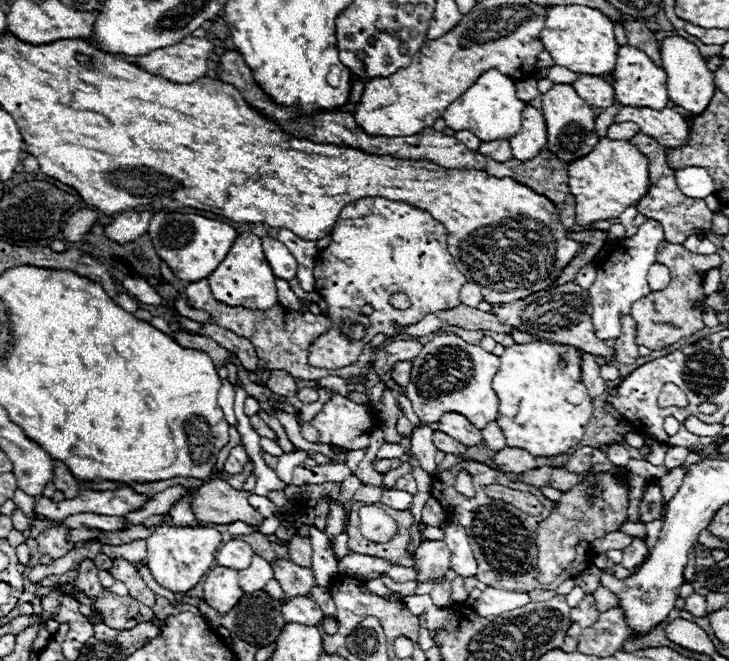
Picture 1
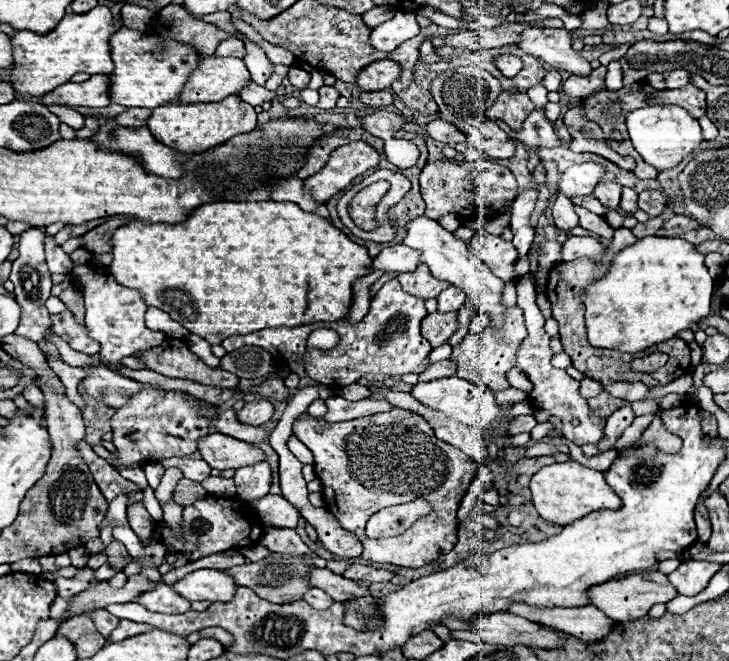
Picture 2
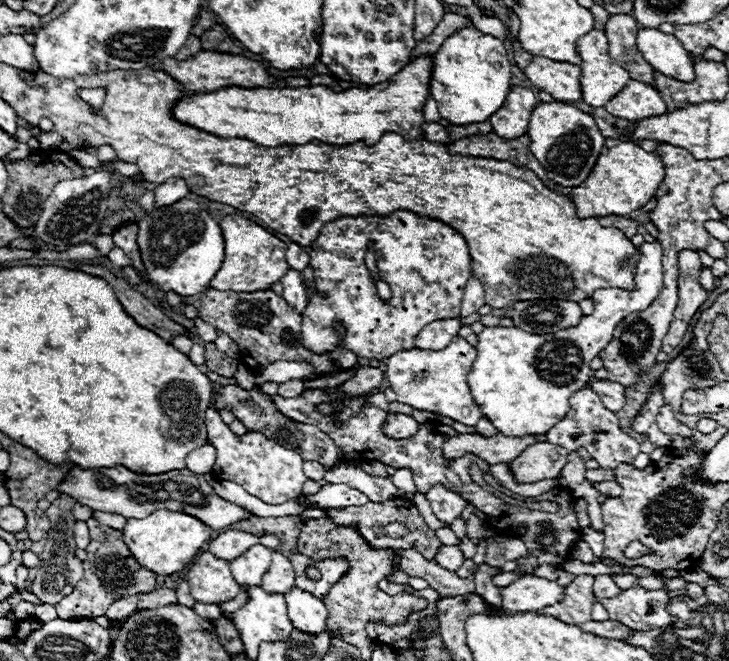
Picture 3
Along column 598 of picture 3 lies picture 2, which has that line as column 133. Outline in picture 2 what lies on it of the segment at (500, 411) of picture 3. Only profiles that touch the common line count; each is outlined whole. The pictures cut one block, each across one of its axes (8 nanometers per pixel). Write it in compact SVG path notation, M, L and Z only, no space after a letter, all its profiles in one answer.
M74 262L70 274L76 280L76 288L82 290L82 296L84 296L88 336L92 340L100 342L100 346L102 346L100 356L108 364L118 366L122 358L134 356L136 352L148 350L150 346L158 346L164 340L162 332L152 332L144 326L144 314L146 314L148 306L144 304L140 292L120 286L114 280L114 276L110 276L110 270L106 266Z

